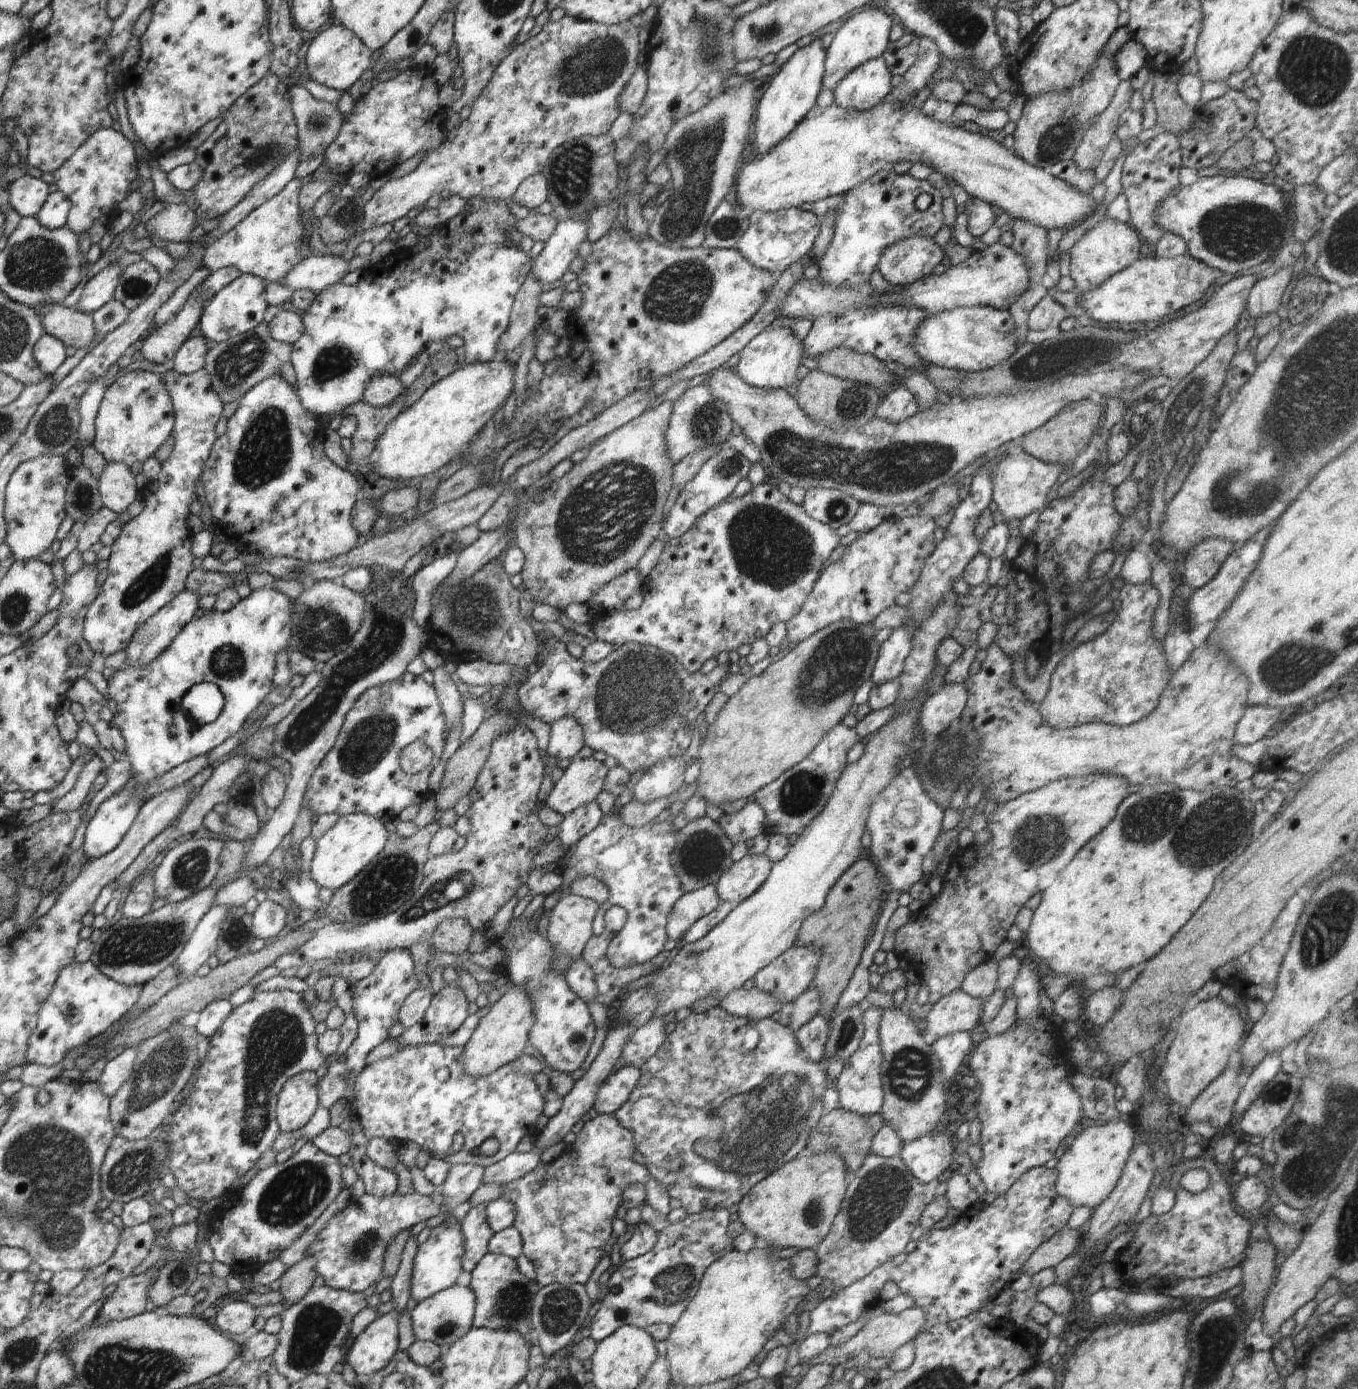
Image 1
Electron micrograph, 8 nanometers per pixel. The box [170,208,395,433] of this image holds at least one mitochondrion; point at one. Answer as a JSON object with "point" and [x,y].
{"point":[235,364]}

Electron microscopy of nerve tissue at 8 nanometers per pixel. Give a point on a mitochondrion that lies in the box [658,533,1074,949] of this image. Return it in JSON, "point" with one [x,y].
{"point":[837,664]}

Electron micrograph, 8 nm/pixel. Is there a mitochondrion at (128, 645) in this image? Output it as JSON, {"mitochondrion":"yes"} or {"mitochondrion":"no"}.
{"mitochondrion":"no"}

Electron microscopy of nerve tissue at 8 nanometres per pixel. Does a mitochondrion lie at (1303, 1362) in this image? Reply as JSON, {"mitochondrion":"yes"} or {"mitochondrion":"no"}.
{"mitochondrion":"no"}

